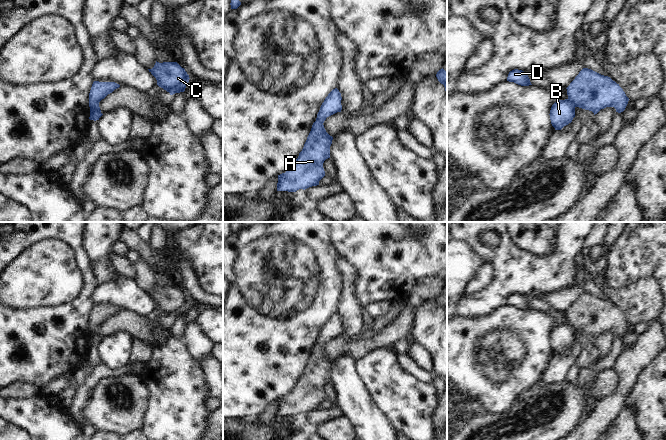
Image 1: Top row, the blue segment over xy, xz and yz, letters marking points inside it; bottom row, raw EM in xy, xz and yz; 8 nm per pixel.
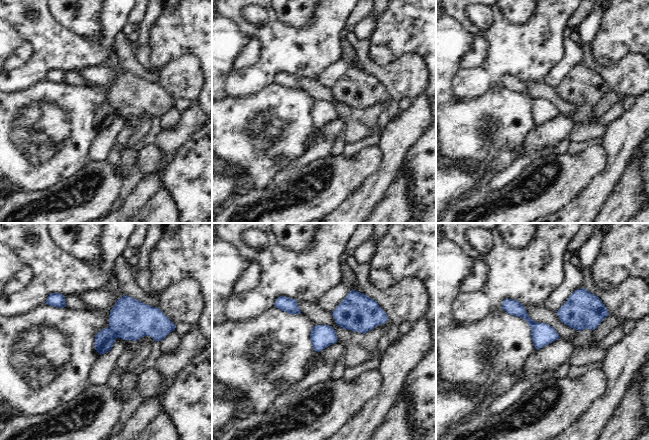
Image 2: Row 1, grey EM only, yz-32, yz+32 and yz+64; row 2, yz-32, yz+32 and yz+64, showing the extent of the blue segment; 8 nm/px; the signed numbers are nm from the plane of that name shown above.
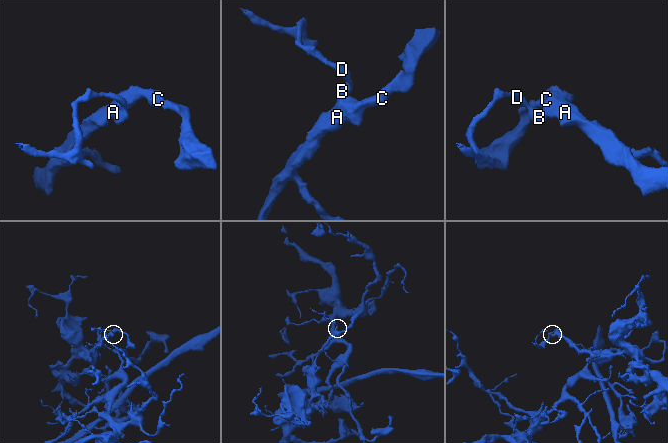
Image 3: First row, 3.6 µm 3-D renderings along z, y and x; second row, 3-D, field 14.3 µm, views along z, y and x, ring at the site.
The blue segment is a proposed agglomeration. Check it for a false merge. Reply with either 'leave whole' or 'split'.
split

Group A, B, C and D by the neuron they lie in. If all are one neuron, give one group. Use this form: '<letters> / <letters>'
A C / B D

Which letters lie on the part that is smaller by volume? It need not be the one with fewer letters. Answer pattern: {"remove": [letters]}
{"remove": ["B", "D"]}

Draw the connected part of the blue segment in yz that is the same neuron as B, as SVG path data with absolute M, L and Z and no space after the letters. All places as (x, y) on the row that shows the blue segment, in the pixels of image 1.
M569 99L559 100L552 105L549 115L555 130L561 130L572 122L575 117L575 107Z

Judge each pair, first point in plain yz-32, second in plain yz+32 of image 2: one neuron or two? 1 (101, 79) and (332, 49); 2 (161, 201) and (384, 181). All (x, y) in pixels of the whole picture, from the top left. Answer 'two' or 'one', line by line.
1: two
2: two

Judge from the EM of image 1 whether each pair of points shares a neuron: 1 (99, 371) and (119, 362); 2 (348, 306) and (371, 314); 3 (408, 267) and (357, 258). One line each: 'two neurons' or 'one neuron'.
1: two neurons
2: two neurons
3: one neuron

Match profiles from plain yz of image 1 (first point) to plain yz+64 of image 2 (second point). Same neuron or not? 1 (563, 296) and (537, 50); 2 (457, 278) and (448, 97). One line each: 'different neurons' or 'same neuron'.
1: different neurons
2: same neuron

